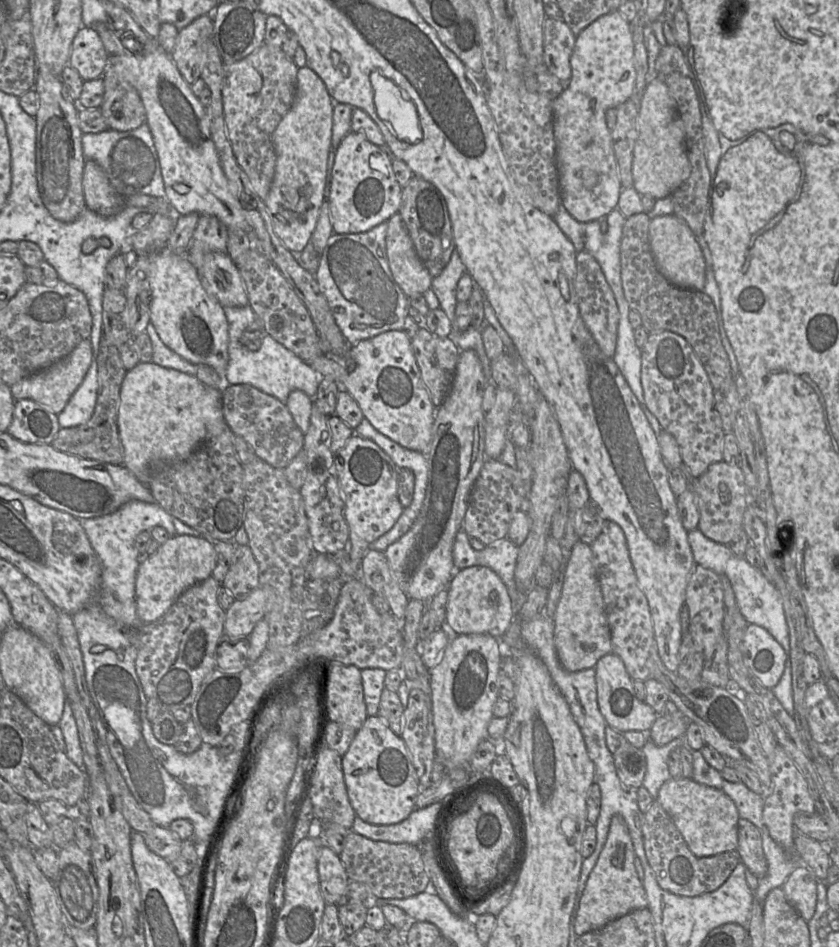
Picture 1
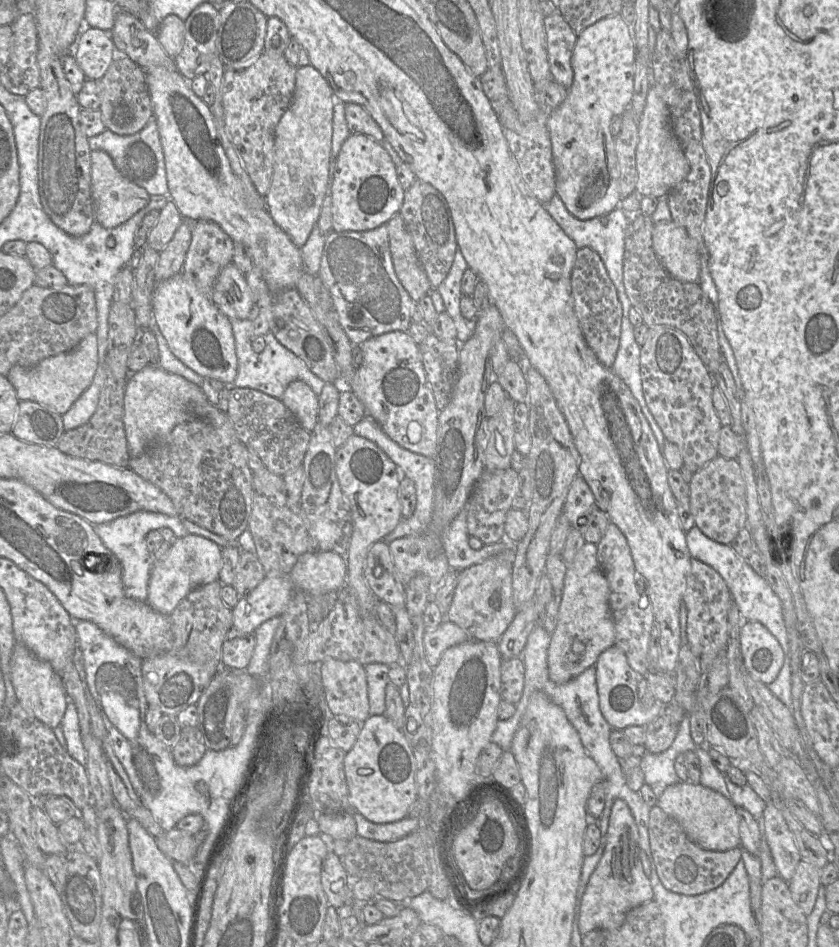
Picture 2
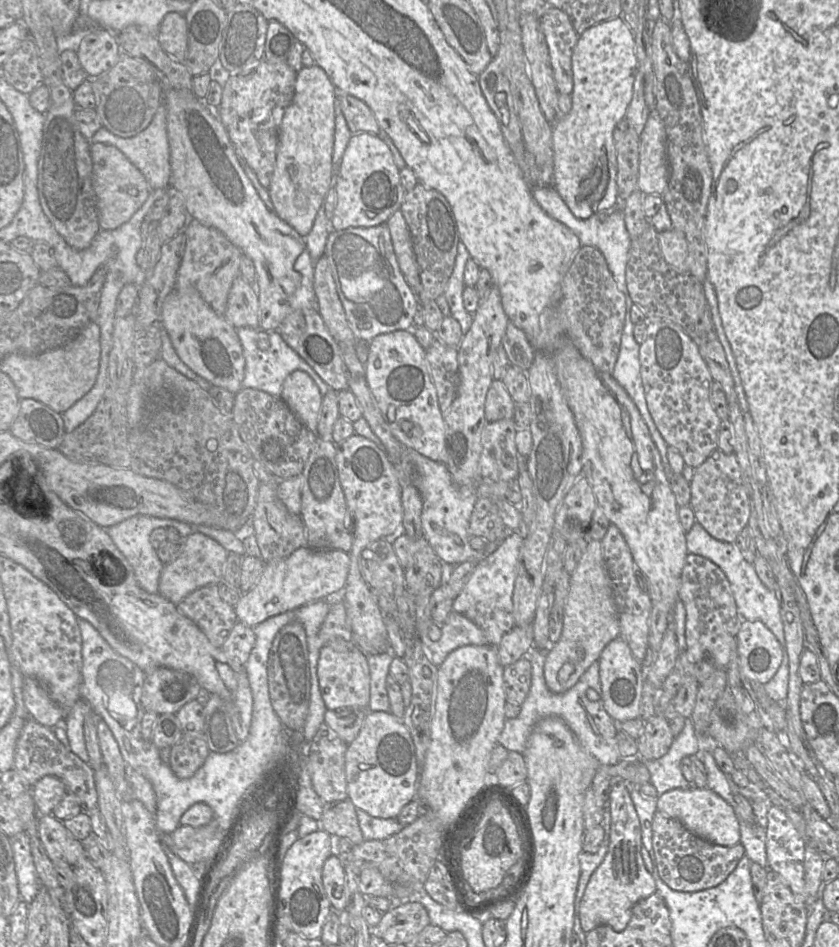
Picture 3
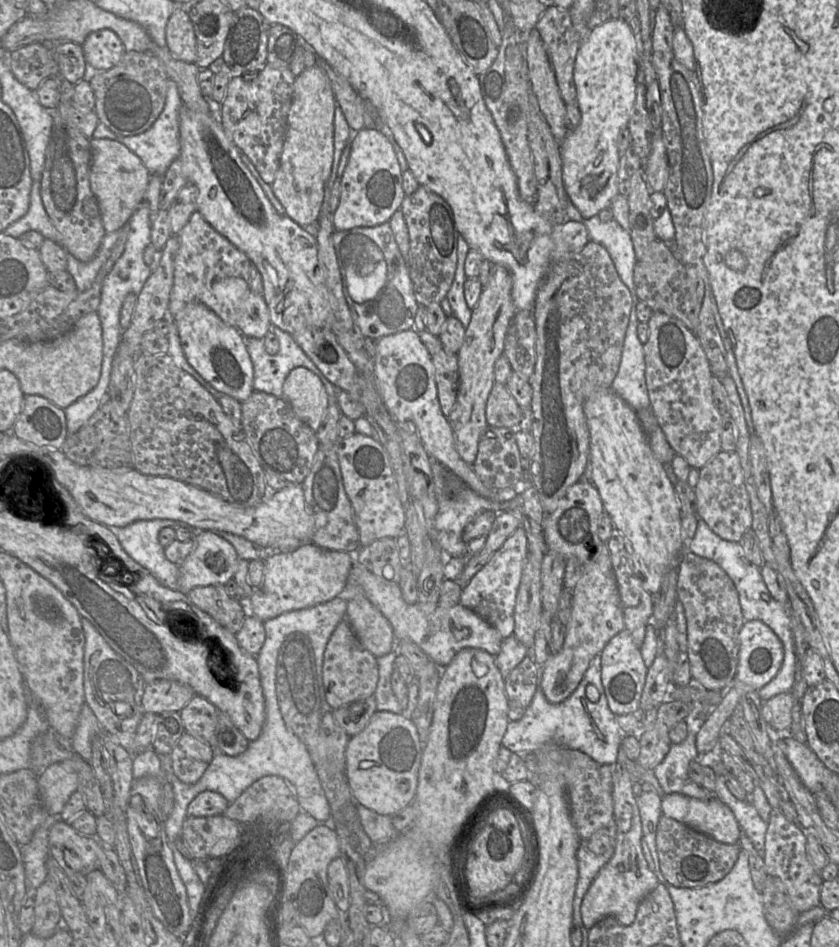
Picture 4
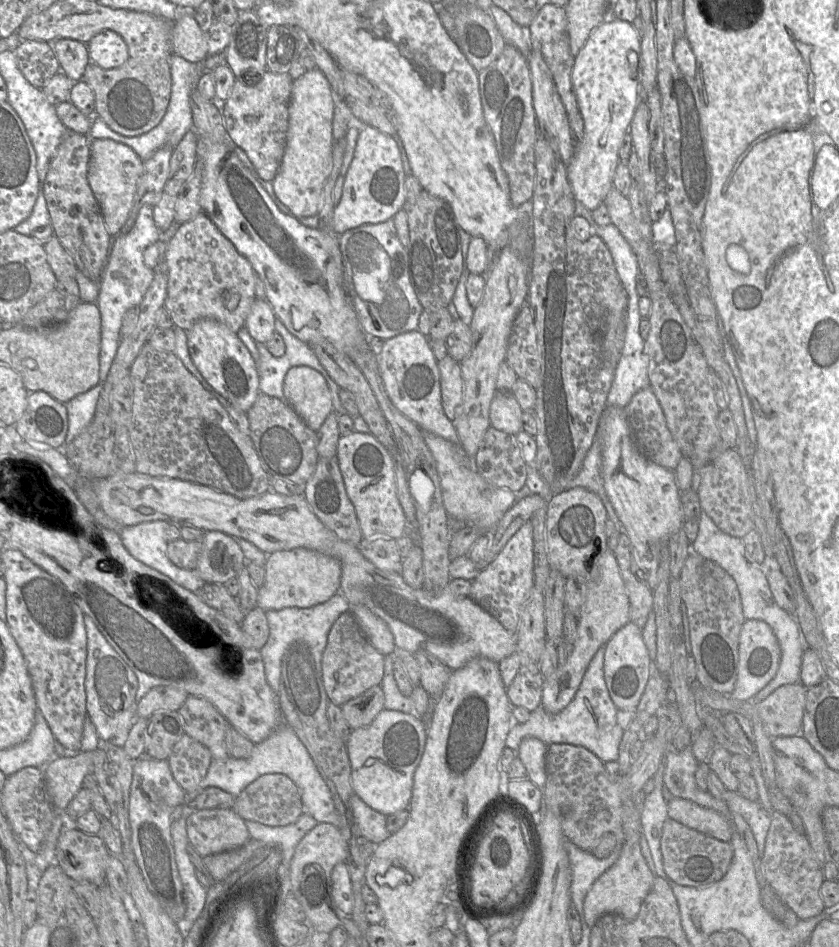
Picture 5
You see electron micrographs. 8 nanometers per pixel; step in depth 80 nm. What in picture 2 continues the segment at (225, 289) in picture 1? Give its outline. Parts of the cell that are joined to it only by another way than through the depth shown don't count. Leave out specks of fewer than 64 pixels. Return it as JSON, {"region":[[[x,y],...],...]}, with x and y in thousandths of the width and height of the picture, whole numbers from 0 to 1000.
{"region":[[[278,278],[259,293],[250,316],[273,337],[299,337],[304,321],[292,291]]]}

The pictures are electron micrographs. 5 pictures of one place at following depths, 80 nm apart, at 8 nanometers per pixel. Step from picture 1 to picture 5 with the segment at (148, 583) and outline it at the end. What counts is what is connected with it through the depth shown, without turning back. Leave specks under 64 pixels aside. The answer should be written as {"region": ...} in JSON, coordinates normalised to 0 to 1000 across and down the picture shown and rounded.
{"region":[[[247,561],[241,567],[241,581],[236,589],[234,603],[244,616],[267,617],[282,609],[293,598],[293,590],[281,569],[262,561]]]}

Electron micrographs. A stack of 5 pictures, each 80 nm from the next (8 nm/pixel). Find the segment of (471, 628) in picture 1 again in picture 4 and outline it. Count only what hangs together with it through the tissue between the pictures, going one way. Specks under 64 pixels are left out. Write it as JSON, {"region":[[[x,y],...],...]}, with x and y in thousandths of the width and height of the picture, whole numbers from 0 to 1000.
{"region":[[[620,555],[549,624],[547,638],[563,644],[591,663],[600,675],[613,671],[615,630],[629,586],[629,568],[625,558]]]}

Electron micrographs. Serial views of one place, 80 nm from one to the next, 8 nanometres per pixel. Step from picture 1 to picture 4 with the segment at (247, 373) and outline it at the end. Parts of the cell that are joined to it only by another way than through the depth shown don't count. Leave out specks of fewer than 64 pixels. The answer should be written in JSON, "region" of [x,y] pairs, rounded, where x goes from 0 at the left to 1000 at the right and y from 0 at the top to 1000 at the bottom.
{"region":[[[324,345],[323,350],[328,353],[333,360],[333,370],[328,375],[322,375],[316,371],[313,358],[294,357],[293,367],[297,373],[303,390],[302,411],[303,413],[311,413],[324,416],[329,419],[336,419],[336,409],[338,401],[343,394],[353,388],[362,388],[377,397],[379,397],[385,404],[385,408],[392,418],[393,422],[400,419],[403,412],[395,405],[375,384],[366,377],[361,370],[353,363],[346,353],[338,351],[331,345]]]}

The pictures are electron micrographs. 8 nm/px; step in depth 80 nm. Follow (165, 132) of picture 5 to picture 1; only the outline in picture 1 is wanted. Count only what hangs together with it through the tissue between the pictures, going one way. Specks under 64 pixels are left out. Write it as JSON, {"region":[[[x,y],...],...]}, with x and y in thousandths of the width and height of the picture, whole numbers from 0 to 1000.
{"region":[[[175,130],[148,139],[129,136],[118,140],[100,140],[98,157],[103,169],[113,170],[128,185],[132,196],[147,208],[167,205],[198,208],[188,163]]]}

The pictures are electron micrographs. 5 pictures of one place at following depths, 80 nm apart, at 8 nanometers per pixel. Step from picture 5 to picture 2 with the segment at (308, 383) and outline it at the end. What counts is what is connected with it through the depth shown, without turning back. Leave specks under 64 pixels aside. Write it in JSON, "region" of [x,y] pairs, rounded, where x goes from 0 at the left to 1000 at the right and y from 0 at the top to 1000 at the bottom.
{"region":[[[346,403],[335,422],[365,455],[374,453],[379,446],[379,418],[364,403]]]}

